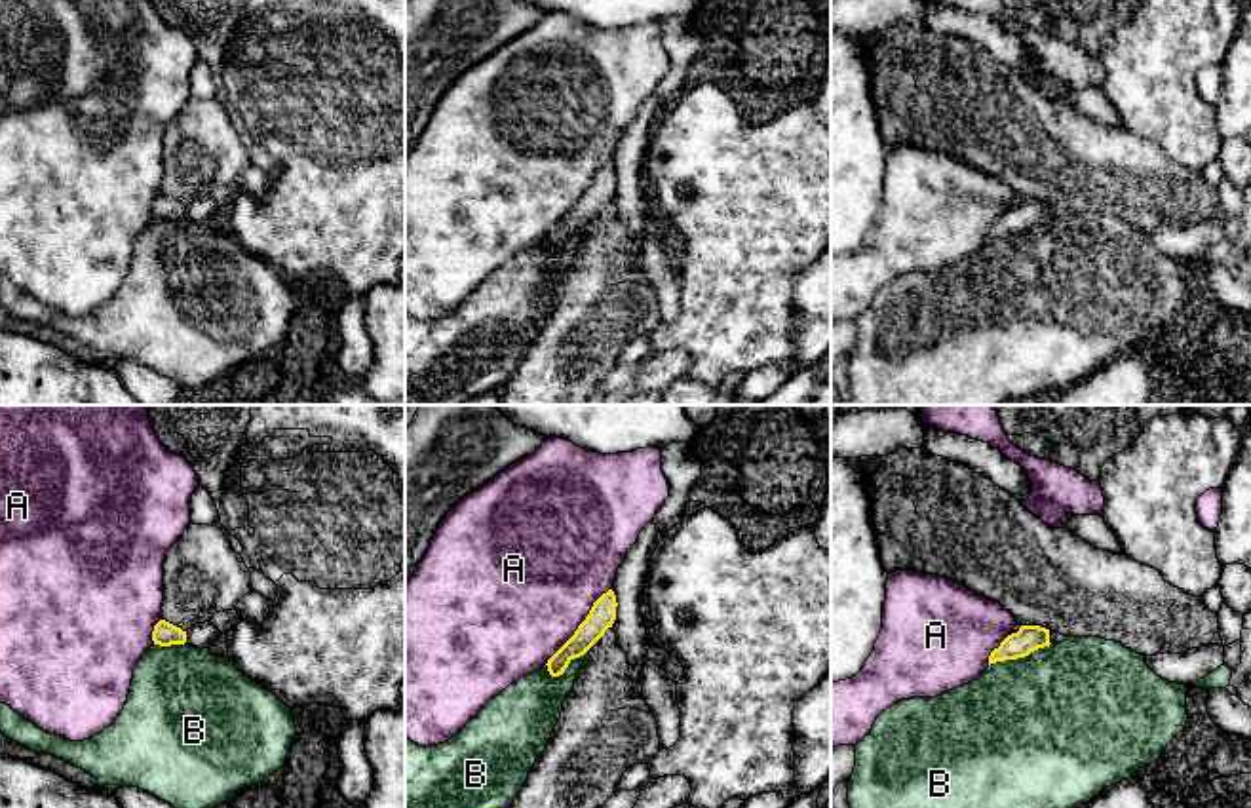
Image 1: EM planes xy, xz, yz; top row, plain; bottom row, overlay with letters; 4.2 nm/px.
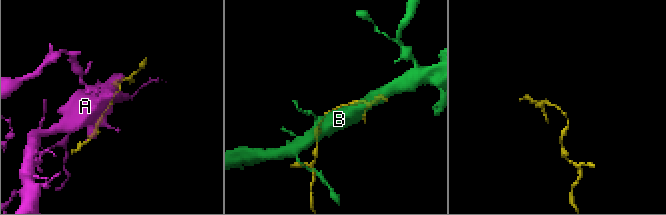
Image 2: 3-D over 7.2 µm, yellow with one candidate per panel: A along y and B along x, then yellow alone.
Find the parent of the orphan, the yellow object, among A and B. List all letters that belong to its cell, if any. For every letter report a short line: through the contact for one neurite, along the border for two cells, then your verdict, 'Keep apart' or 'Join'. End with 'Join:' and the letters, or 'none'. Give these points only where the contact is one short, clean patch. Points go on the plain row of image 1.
A: Keep apart
B: Keep apart
Join: none

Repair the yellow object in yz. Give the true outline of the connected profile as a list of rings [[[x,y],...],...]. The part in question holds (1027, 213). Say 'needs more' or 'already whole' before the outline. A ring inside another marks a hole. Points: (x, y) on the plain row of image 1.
already whole; [[[1021,200],[1017,207],[1008,209],[1000,221],[991,226],[989,240],[1004,234],[1025,232],[1049,219],[1049,203],[1040,200]]]

